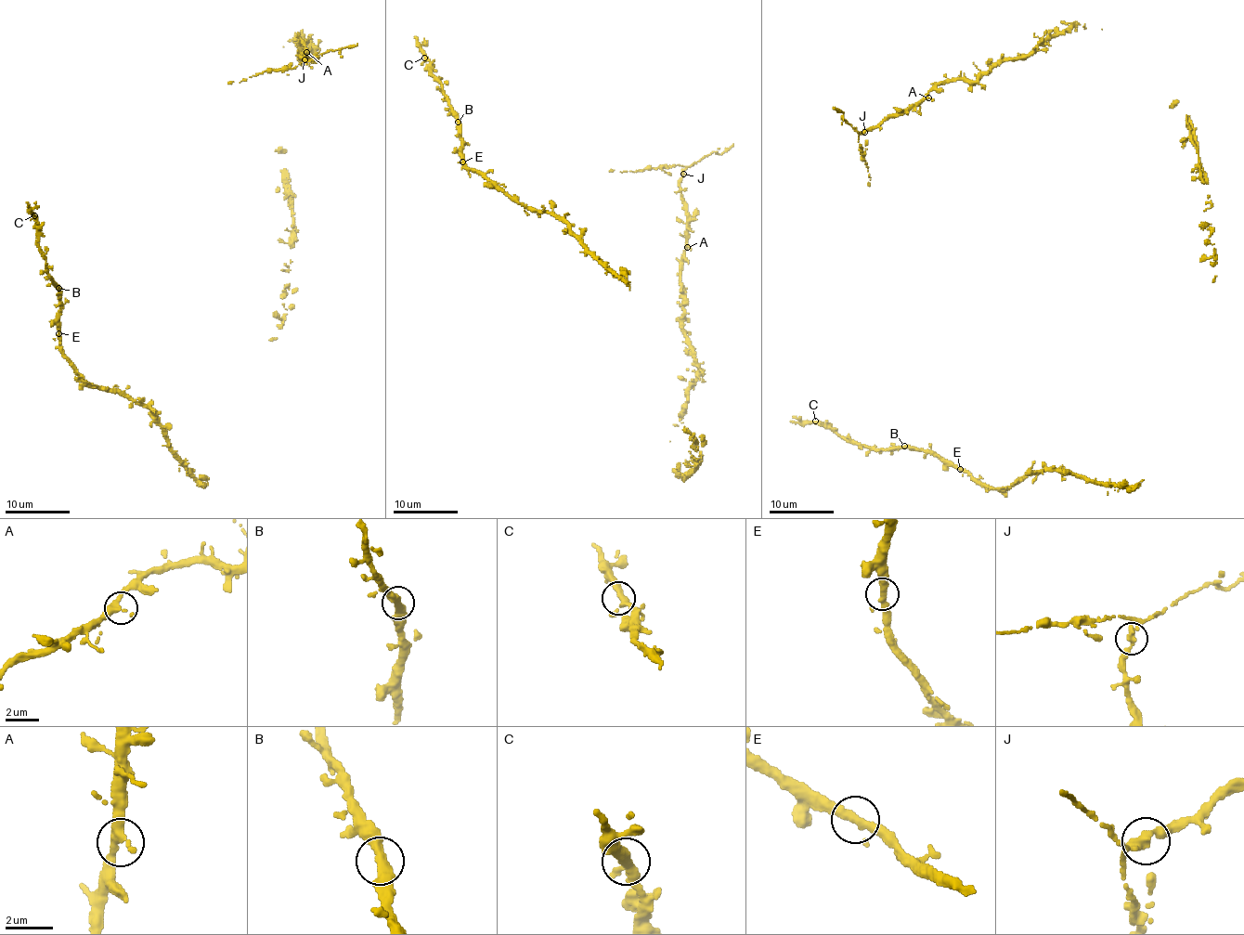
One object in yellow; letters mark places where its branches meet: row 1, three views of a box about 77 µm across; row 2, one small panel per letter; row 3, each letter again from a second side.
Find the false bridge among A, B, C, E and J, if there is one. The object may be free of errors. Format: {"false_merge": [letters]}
{"false_merge": ["J"]}

